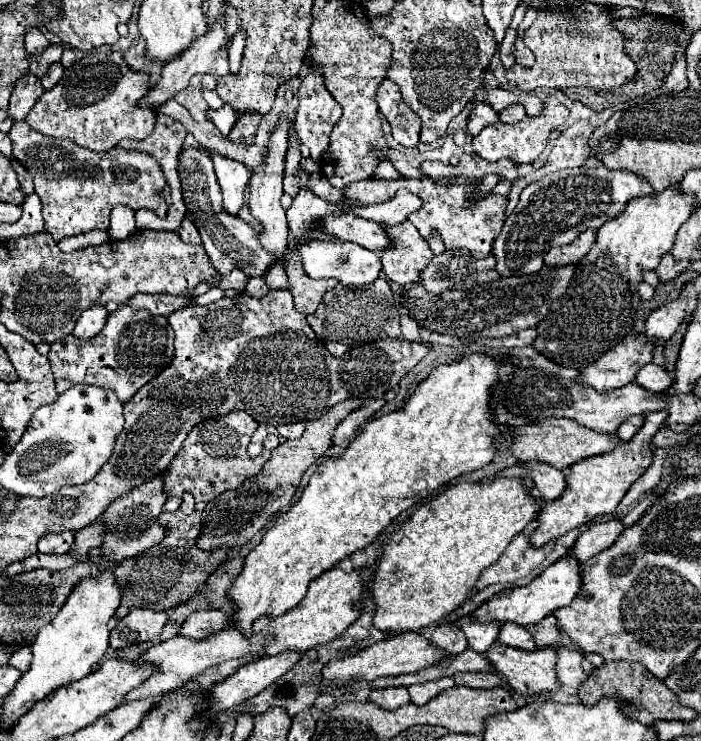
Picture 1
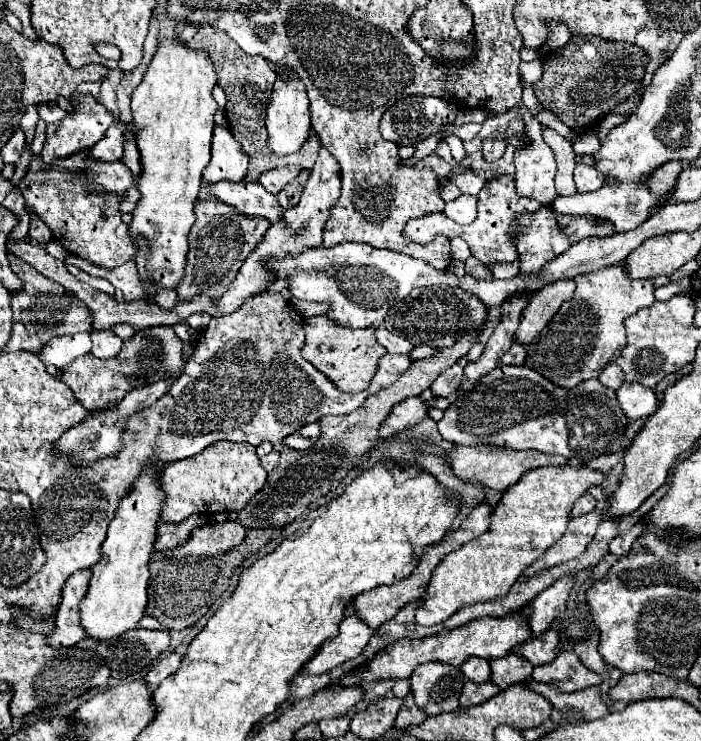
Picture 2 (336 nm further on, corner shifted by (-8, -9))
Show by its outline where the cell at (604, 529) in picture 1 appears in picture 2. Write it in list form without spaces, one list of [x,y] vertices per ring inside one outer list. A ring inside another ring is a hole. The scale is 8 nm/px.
[[[566,575],[566,577],[558,579],[550,589],[542,591],[532,601],[532,613],[528,615],[528,627],[532,631],[530,639],[534,639],[536,635],[542,635],[554,619],[564,615],[566,599],[570,595],[572,585],[574,585],[574,577]]]

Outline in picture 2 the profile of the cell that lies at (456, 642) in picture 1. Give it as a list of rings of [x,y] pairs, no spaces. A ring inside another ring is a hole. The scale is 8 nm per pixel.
[[[424,663],[416,667],[410,683],[416,705],[428,717],[436,717],[440,713],[458,709],[458,697],[466,677],[458,667],[444,663]]]

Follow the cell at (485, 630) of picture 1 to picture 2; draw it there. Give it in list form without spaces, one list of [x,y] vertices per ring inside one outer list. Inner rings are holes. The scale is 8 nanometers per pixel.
[[[470,657],[466,663],[462,663],[460,669],[466,675],[466,679],[470,679],[474,683],[484,683],[490,679],[490,661],[488,659]]]

